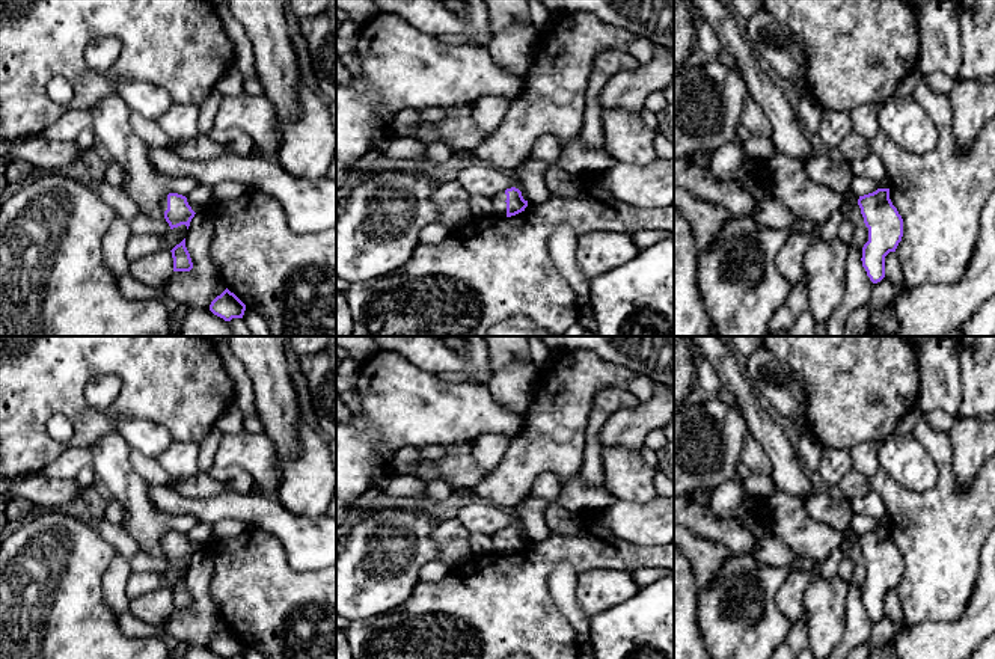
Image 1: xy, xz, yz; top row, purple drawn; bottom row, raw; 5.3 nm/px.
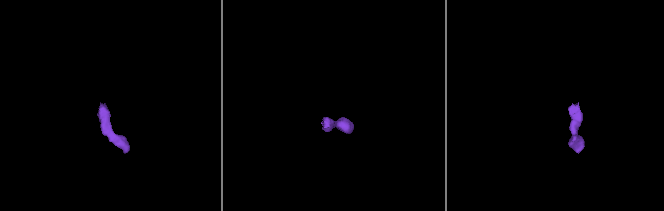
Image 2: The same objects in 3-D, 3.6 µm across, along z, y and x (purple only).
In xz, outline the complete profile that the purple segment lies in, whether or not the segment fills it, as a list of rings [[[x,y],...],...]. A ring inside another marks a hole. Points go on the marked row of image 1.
[[[516,187],[507,189],[491,199],[494,217],[511,217],[528,207],[528,201],[523,199],[522,192]]]

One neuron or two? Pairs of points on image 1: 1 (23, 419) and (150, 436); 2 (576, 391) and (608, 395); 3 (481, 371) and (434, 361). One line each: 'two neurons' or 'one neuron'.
1: two neurons
2: two neurons
3: one neuron

